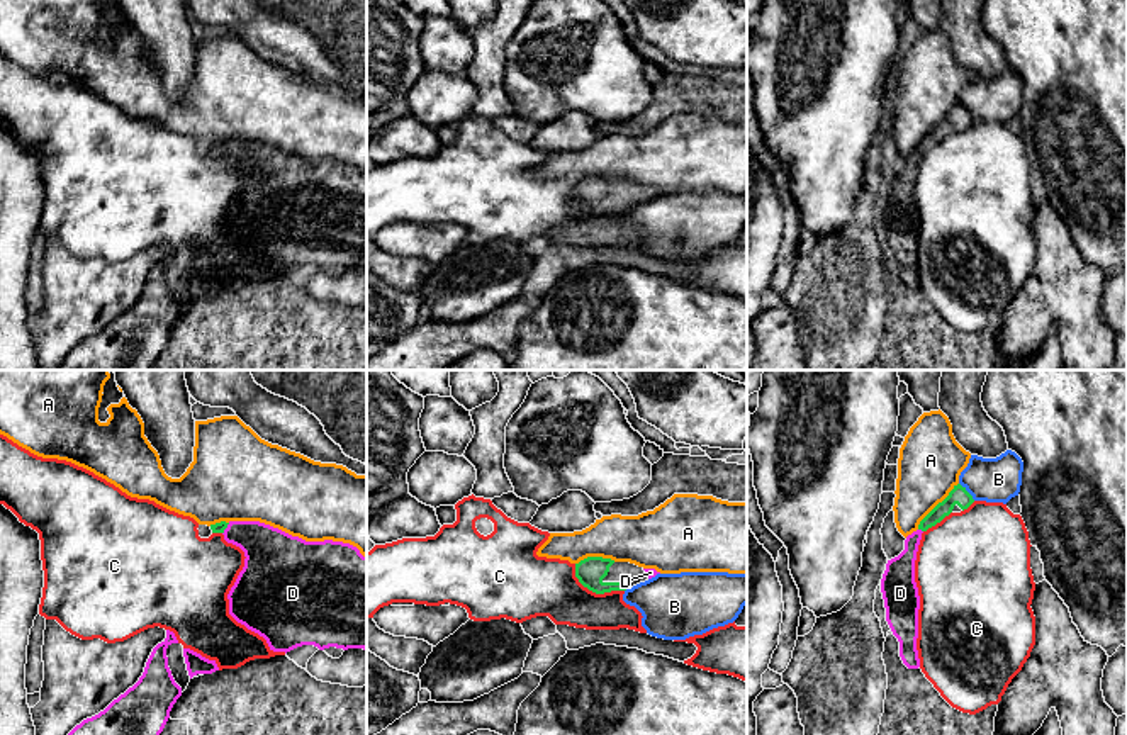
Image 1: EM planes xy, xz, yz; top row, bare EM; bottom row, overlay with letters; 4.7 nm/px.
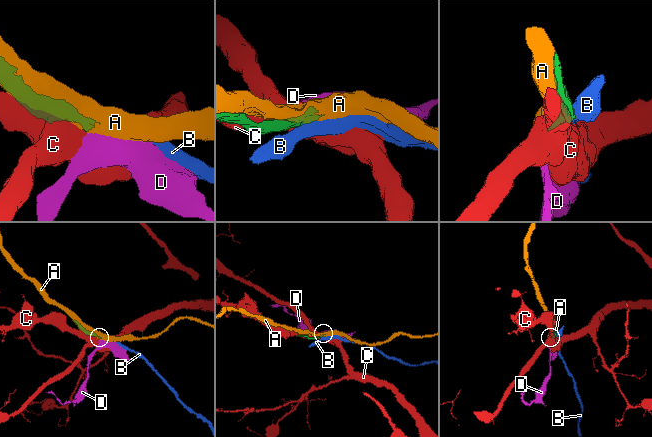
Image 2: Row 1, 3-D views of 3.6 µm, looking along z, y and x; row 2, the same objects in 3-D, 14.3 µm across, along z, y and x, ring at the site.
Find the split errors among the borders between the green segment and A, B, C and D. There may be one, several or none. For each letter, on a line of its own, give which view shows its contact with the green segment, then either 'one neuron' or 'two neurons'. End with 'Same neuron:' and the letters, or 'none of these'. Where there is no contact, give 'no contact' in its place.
A: contact in yz; two neurons
B: contact in yz; two neurons
C: contact in xz; two neurons
D: contact in yz; one neuron
Same neuron: D

